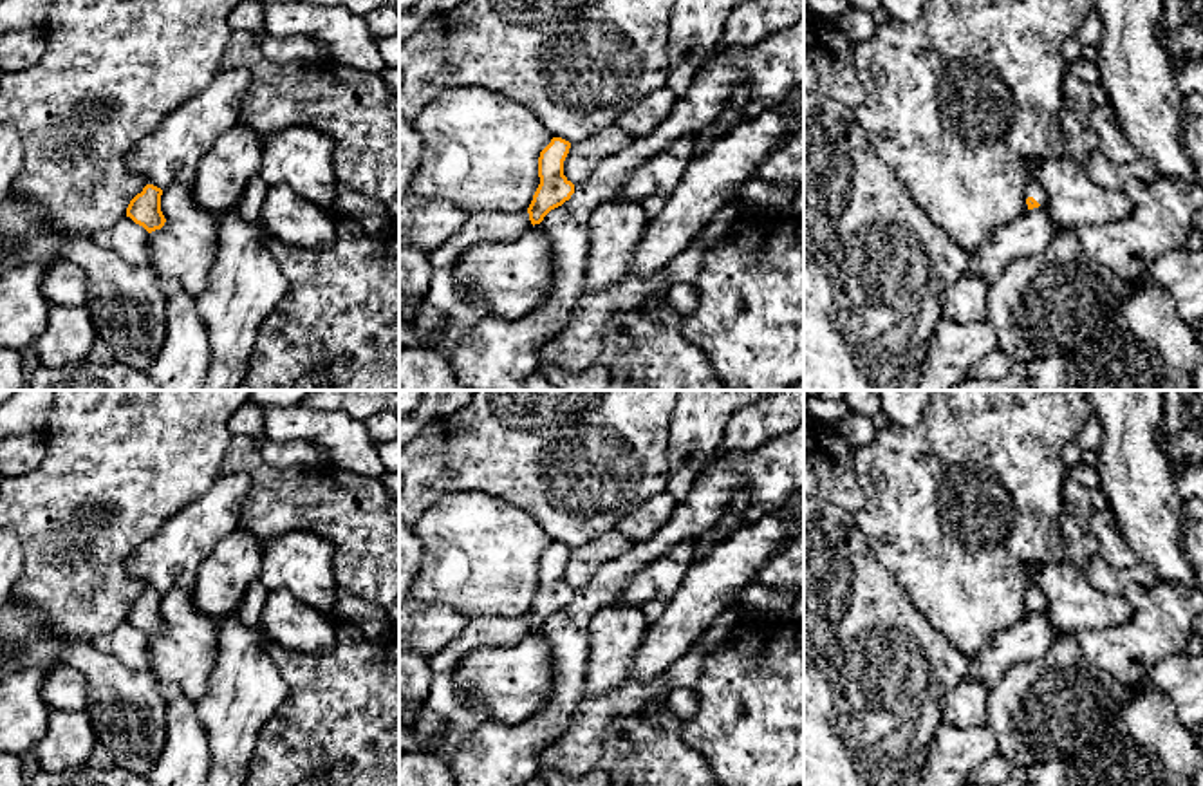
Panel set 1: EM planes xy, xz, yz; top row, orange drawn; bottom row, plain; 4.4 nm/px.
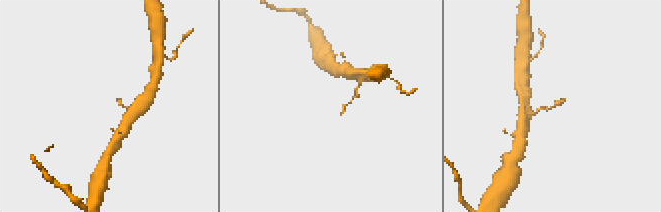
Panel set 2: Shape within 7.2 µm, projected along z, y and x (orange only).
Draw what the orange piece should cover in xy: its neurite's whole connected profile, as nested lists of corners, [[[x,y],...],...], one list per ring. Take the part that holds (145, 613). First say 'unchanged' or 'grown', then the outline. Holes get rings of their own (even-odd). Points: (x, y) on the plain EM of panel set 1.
unchanged; [[[146,589],[143,596],[130,605],[126,622],[143,631],[148,638],[161,634],[166,627],[161,616],[161,600],[161,593]]]

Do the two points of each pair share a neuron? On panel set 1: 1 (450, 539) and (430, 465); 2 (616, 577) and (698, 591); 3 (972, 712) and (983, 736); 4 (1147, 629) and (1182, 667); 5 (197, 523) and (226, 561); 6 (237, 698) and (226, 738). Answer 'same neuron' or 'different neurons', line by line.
1: different neurons
2: different neurons
3: different neurons
4: different neurons
5: different neurons
6: same neuron

